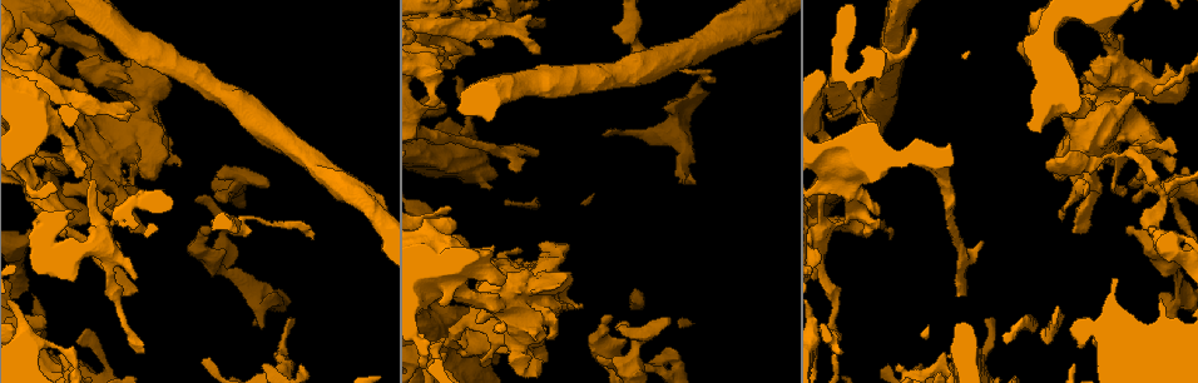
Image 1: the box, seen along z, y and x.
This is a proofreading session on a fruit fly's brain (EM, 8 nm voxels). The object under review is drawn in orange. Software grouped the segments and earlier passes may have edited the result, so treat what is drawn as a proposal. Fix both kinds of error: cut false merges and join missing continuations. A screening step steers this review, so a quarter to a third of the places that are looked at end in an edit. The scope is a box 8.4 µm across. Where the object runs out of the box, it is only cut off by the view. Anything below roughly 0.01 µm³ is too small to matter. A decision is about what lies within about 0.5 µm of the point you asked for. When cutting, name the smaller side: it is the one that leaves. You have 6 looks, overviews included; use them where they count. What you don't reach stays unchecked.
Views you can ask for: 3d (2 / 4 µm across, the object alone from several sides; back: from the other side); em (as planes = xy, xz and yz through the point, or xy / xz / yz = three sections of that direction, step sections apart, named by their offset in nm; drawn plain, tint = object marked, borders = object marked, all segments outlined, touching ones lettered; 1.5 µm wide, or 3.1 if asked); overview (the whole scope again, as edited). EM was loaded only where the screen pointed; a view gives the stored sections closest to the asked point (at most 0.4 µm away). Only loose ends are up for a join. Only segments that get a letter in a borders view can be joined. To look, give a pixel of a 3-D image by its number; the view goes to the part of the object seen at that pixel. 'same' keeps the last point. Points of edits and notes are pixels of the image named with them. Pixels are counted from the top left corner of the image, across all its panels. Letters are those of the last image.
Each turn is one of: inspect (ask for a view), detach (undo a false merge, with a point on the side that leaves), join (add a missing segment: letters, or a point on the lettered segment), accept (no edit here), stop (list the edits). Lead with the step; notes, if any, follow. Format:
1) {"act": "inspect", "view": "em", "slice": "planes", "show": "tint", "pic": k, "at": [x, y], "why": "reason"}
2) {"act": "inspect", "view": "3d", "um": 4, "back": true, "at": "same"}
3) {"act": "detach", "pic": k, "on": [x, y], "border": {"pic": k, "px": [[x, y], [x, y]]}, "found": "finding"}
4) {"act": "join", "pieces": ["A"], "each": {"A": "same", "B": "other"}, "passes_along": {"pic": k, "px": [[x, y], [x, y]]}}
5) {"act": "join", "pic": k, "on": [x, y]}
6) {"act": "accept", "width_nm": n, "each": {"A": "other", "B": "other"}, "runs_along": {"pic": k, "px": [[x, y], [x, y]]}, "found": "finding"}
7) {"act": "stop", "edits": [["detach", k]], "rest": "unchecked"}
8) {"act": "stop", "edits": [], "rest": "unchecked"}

{"act": "inspect", "view": "em", "slice": "xy", "step": 4, "show": "borders", "pic": 1, "at": [1019, 46], "why": "branch stops here"}

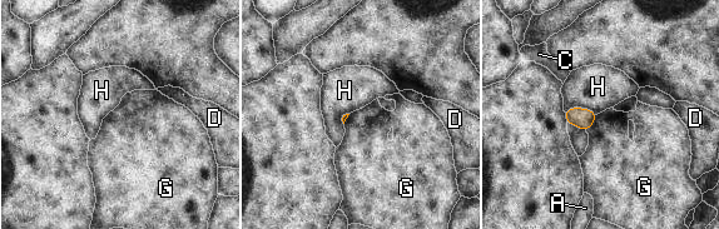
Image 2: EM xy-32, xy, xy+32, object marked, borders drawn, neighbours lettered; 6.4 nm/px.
{"act": "inspect", "view": "em", "slice": "planes", "show": "borders", "at": "same", "why": "another direction"}

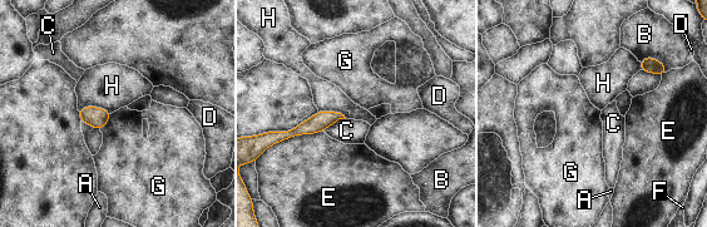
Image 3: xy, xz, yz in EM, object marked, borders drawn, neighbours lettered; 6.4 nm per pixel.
{"act": "accept", "each": {"A": "other", "B": "other", "C": "other", "D": "other", "E": "other", "F": "other", "G": "other", "H": "other"}, "border": {"pic": 3, "px": [[78, 109], [103, 107], [110, 113]]}, "found": "no lettered segment goes on from it"}

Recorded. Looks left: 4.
{"act": "inspect", "view": "3d", "um": 2, "back": true, "pic": 1, "at": [838, 341], "why": "free end"}

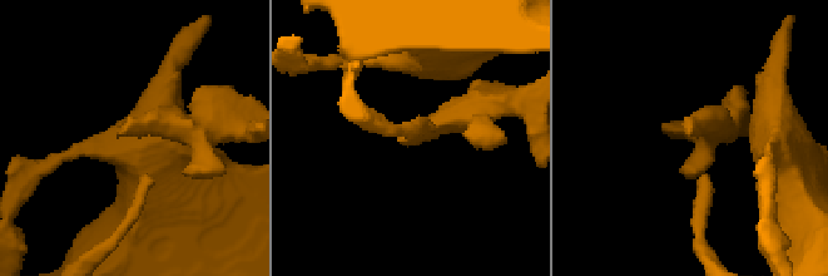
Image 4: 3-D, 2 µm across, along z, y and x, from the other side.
{"act": "inspect", "view": "em", "slice": "xy", "step": 8, "show": "tint", "pic": 4, "at": [403, 138]}

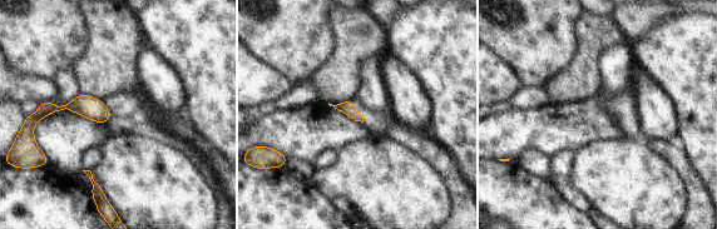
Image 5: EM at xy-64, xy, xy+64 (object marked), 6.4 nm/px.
{"act": "inspect", "view": "em", "slice": "xy", "step": 8, "show": "borders", "at": "same"}

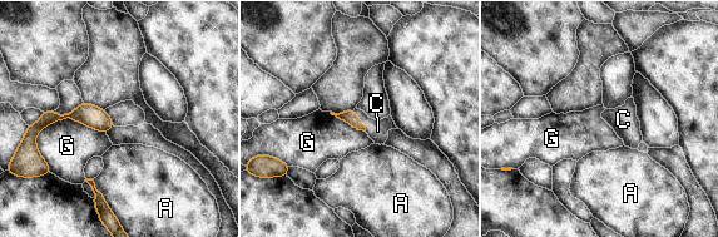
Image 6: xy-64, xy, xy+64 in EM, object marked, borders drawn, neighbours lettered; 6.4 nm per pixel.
{"act": "join", "pieces": ["C"], "each": {"A": "other", "C": "same", "G": "other"}, "passes_along": {"pic": 6, "px": [[348, 115], [360, 121], [377, 131]]}, "found": "the neuron continues"}

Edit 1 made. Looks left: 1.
{"act": "stop", "edits": [["join", 6]], "rest": "unchecked"}

